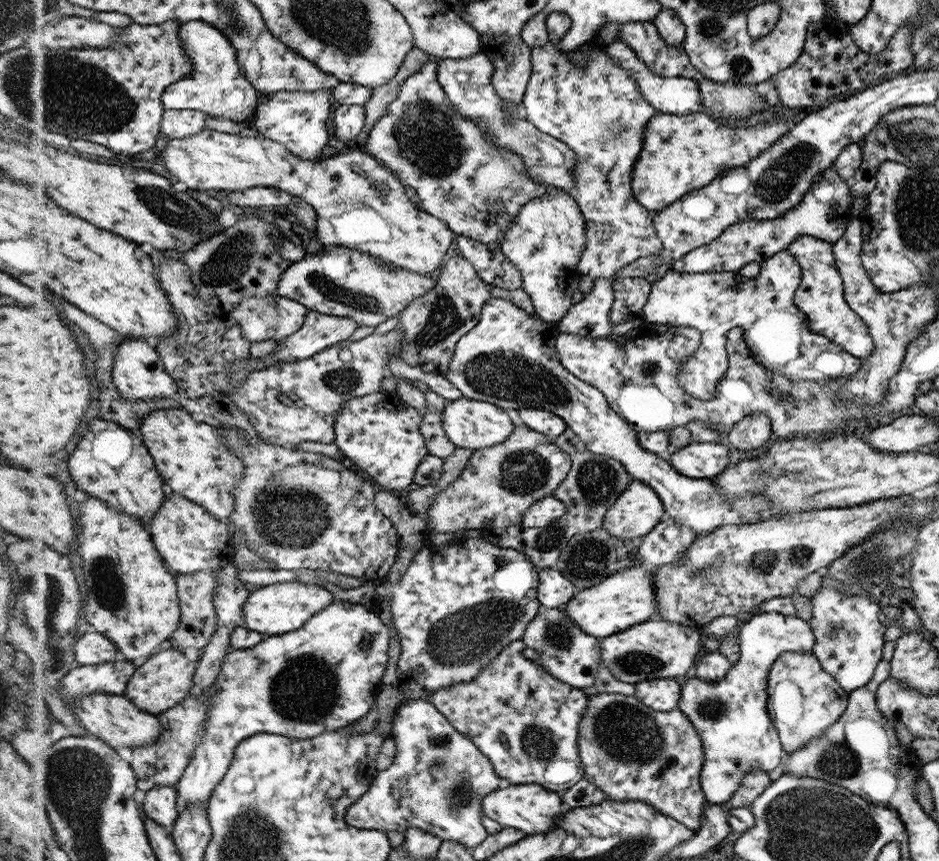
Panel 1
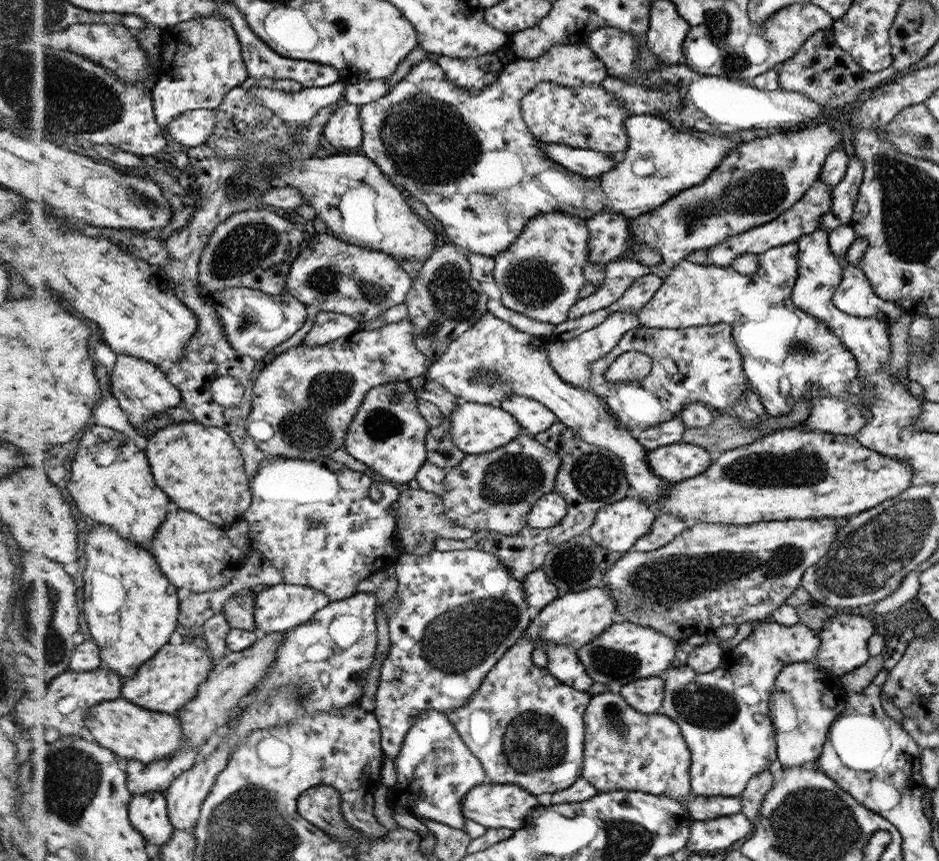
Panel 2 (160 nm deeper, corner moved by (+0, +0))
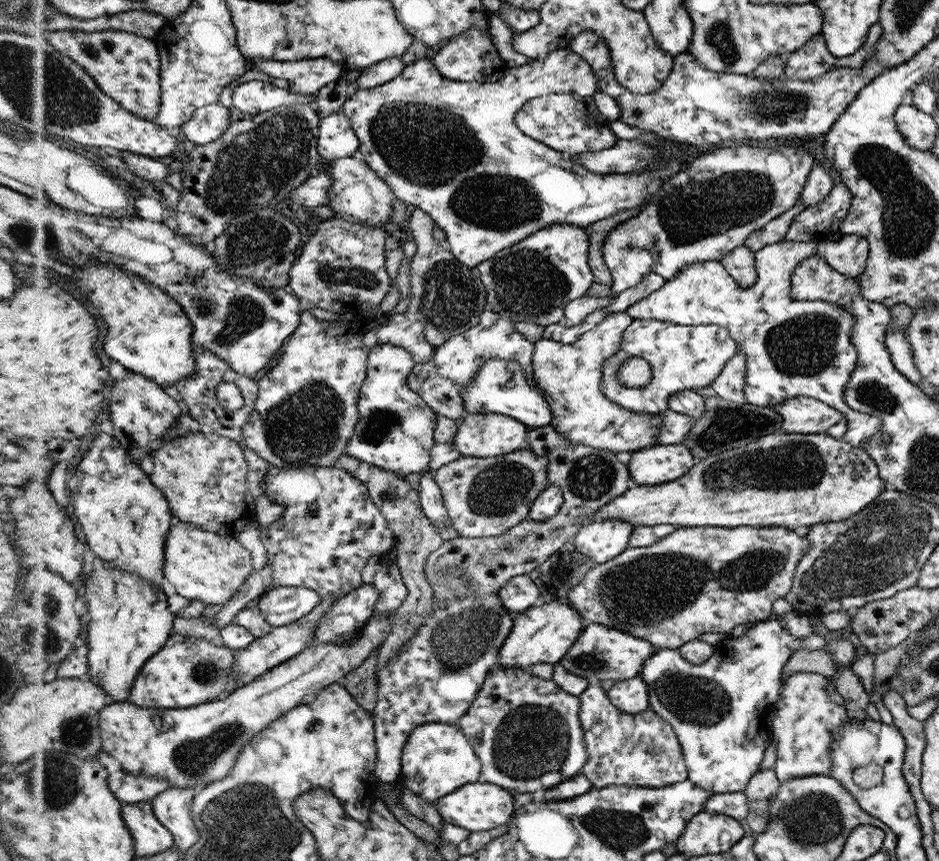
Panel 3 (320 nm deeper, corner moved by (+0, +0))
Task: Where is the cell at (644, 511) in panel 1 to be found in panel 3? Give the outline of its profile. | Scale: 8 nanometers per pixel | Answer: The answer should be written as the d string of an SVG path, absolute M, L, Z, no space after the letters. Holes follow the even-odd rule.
M617 518L582 525L572 539L580 554L597 564L608 562L625 552L636 526Z

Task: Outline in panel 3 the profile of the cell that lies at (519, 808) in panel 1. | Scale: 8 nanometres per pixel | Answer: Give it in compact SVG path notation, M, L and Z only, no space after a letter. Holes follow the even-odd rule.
M476 781L461 786L460 789L453 793L446 794L446 797L436 802L436 808L438 815L443 818L445 824L455 824L473 833L510 824L510 818L513 818L514 814L516 814L514 802L516 802L514 801L514 792L510 789L496 784Z

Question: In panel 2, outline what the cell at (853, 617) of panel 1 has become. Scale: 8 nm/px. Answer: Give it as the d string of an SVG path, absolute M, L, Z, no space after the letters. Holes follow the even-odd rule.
M840 611L838 616L829 618L819 632L821 643L816 656L818 666L830 670L839 678L865 665L871 657L867 644L868 639L876 634L875 619L876 616L860 611Z

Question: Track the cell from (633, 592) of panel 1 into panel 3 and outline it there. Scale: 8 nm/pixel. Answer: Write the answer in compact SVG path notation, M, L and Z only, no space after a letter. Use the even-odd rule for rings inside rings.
M557 599L546 604L530 607L513 618L513 630L505 638L499 650L496 668L521 668L529 670L541 663L555 664L569 652L577 638L581 636L585 624L581 614L565 599Z

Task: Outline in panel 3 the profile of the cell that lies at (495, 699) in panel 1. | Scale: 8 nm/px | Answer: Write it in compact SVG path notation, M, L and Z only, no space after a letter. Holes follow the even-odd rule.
M502 666L489 672L481 692L456 726L478 754L486 783L513 792L533 793L536 790L552 789L554 785L577 777L586 765L588 753L579 719L580 705L580 697L570 694L553 679L544 680L528 670Z

